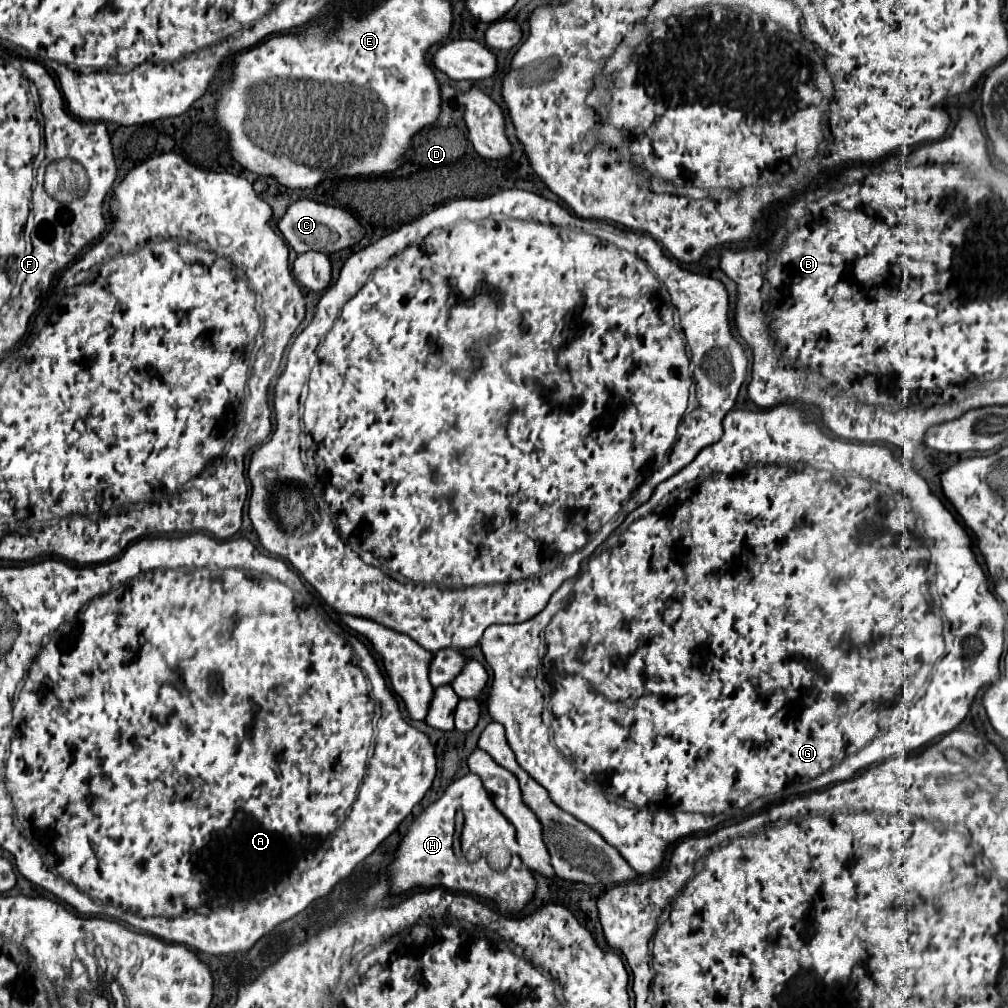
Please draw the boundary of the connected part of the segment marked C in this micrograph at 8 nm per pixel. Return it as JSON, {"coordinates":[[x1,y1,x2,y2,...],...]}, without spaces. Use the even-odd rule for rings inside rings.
{"coordinates":[[313,200,291,202,287,206,287,210,285,210,285,214,279,218,277,228,283,234,285,242,297,254,309,252,309,250,323,252,323,254,339,252,339,250,343,250,343,248,347,248,351,244,357,244,365,234,361,224,347,210,335,208,335,206,325,206,325,204,319,204,319,202,313,202]]}

